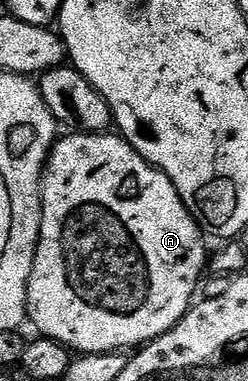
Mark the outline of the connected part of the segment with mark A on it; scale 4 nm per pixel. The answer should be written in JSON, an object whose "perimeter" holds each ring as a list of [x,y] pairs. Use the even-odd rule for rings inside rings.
{"perimeter":[[[68,133],[68,136],[57,138],[52,152],[48,154],[48,162],[44,164],[44,182],[40,185],[40,204],[42,205],[42,221],[40,222],[40,240],[36,246],[34,265],[30,269],[28,282],[28,314],[29,324],[37,327],[39,334],[45,339],[53,339],[80,355],[110,355],[124,353],[131,349],[139,349],[151,343],[159,335],[165,335],[176,322],[193,306],[202,283],[204,267],[206,271],[206,255],[204,259],[205,232],[196,224],[196,218],[186,209],[178,189],[156,167],[144,160],[141,155],[119,133]]]}

